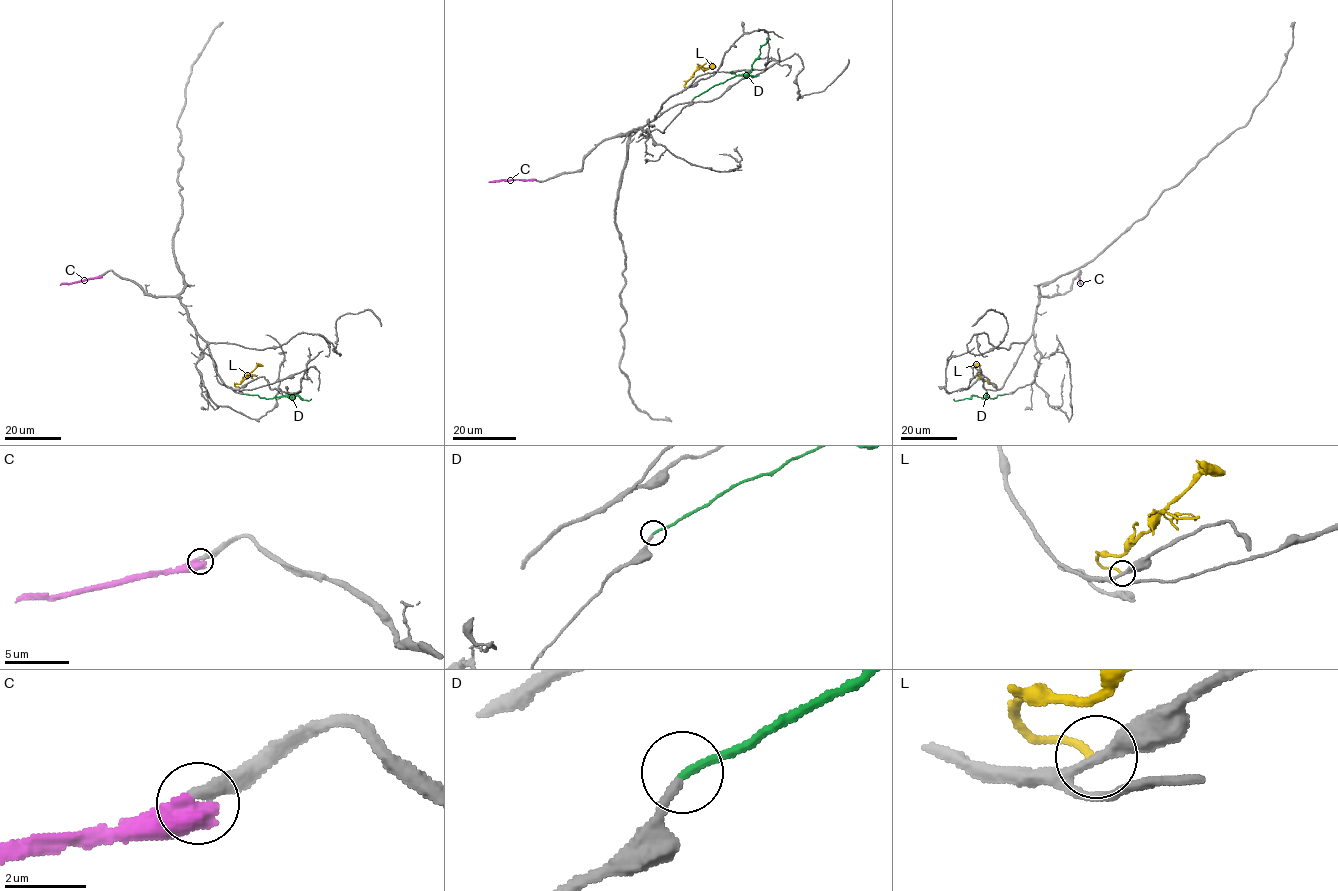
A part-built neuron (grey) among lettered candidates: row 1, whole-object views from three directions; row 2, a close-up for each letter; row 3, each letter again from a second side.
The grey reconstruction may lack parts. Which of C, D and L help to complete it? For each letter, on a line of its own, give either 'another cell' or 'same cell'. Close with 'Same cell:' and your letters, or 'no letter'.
C: same cell
D: same cell
L: another cell
Same cell: C, D

